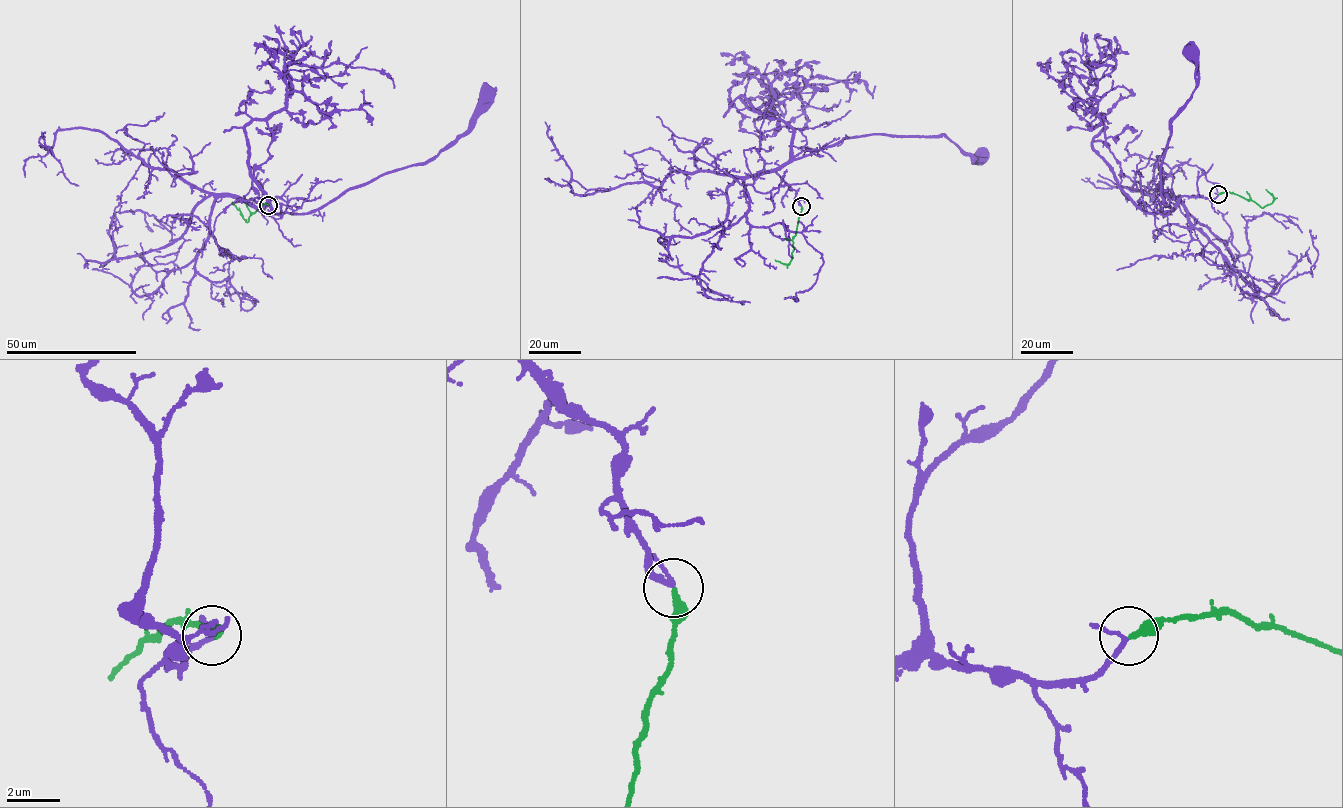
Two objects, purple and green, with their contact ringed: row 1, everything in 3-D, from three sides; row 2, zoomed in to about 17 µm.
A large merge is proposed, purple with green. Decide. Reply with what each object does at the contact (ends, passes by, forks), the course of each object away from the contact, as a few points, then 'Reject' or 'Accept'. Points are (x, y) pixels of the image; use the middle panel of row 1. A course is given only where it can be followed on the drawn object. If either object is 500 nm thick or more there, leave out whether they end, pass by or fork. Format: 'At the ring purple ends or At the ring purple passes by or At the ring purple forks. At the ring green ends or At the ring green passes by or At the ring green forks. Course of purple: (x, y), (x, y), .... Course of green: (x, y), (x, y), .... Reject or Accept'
At the ring purple passes by. At the ring green ends. Course of purple: (801, 206), (796, 191), (775, 171), (847, 138), (945, 135), (975, 159), (980, 159). Course of green: (801, 206), (791, 260), (783, 264), (775, 260). Accept

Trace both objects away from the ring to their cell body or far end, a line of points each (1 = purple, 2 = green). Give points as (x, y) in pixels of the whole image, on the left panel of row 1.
1: (267, 205), (249, 201), (266, 213), (310, 213), (386, 173), (424, 165), (474, 124), (485, 97)
2: (267, 205), (251, 213), (247, 222), (232, 202)

